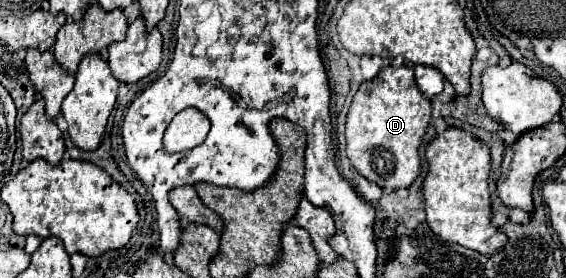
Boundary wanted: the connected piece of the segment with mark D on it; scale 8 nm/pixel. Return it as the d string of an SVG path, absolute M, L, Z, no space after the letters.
M387 66L379 72L379 76L371 82L363 82L357 90L351 110L347 114L347 156L357 172L361 172L369 182L379 184L383 190L399 190L409 188L415 178L421 174L421 158L419 158L419 146L423 142L423 136L427 132L427 126L431 122L431 102L421 94L421 90L415 84L415 74L411 66Z

